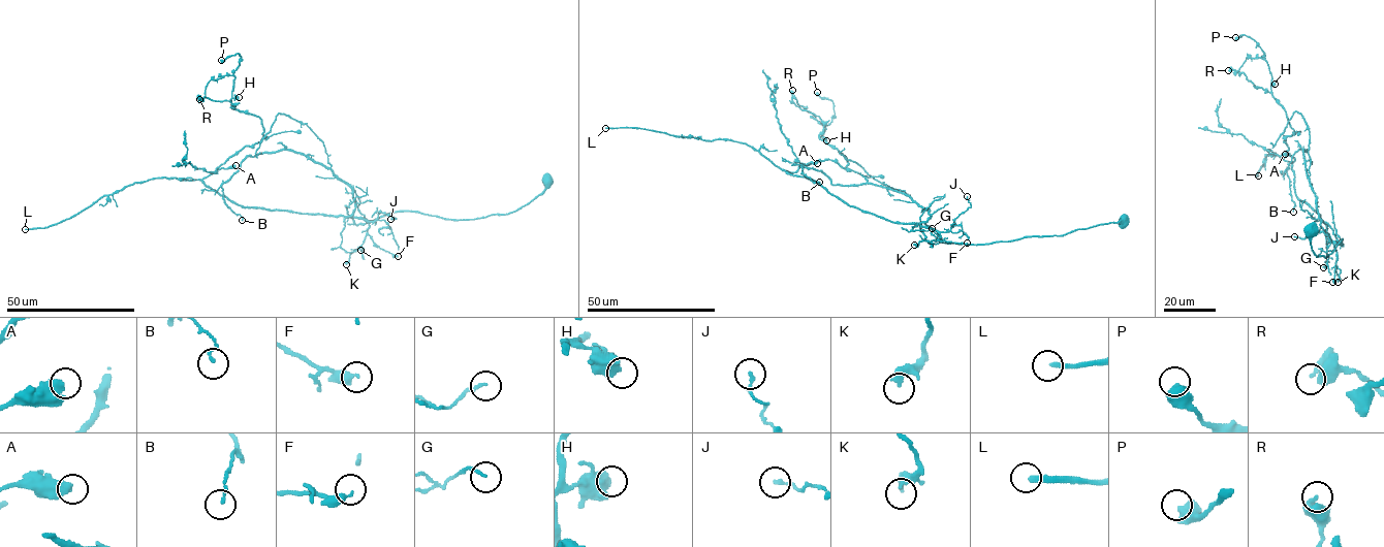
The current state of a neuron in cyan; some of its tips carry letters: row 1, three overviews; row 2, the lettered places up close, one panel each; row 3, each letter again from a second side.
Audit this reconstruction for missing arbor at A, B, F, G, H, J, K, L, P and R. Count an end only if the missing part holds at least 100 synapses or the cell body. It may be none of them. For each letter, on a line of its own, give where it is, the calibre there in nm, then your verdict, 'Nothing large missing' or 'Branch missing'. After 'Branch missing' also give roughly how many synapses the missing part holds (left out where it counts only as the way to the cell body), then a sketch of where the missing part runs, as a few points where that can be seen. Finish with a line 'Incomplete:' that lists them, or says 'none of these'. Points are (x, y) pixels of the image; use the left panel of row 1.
A: Place: (236, 165). Thickness 500 nm. Nothing large missing
B: Place: (242, 220). Thickness 120 nm. Nothing large missing
F: Place: (398, 256). Thickness 320 nm. Nothing large missing
G: Place: (360, 250). Thickness 120 nm. Nothing large missing
H: Place: (239, 97). Thickness 440 nm. Nothing large missing
J: Place: (390, 219). Thickness 150 nm. Nothing large missing
K: Place: (346, 264). Thickness 360 nm. Nothing large missing
L: Place: (25, 229). Thickness 260 nm. Branch missing. Roughly 160 synapses
P: Place: (221, 60). Thickness 650 nm. Nothing large missing
R: Place: (199, 99). Thickness 550 nm. Nothing large missing
Incomplete: L

